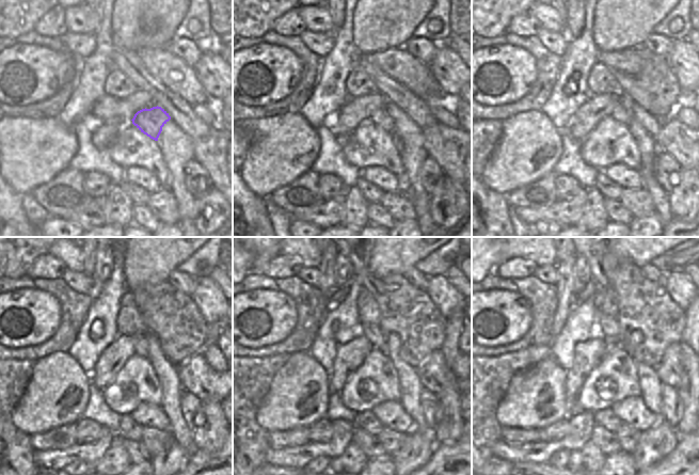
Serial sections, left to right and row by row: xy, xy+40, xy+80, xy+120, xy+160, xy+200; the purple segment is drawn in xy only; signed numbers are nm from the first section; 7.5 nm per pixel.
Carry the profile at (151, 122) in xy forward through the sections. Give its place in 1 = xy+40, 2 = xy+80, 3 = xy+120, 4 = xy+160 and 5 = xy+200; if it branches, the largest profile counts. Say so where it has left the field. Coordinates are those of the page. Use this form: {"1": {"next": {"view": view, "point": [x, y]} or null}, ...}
{"1": {"next": {"view": "xy+40", "point": [381, 117]}}, "2": {"next": {"view": "xy+80", "point": [621, 112]}}, "3": {"next": {"view": "xy+120", "point": [140, 339]}}, "4": {"next": {"view": "xy+160", "point": [372, 332]}}, "5": {"next": {"view": "xy+200", "point": [601, 325]}}}

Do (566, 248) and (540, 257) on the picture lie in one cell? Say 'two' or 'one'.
two

